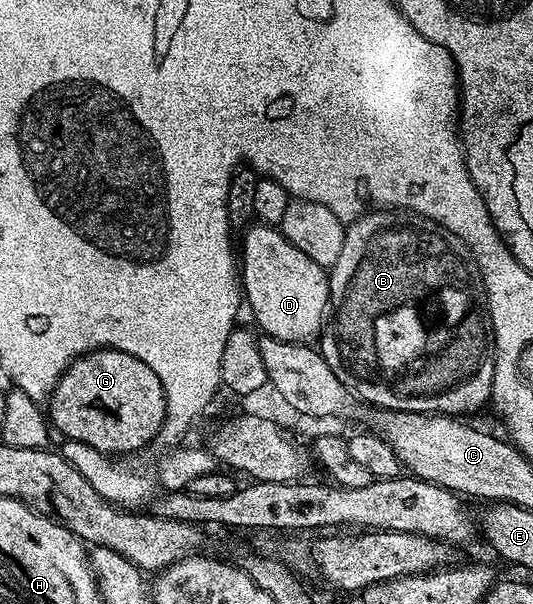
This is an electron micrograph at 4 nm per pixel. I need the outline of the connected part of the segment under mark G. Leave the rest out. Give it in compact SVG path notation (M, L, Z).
M113 347L75 359L52 391L51 403L50 421L56 431L104 455L116 455L112 457L128 457L131 451L151 444L166 417L166 397L158 373L146 361Z

